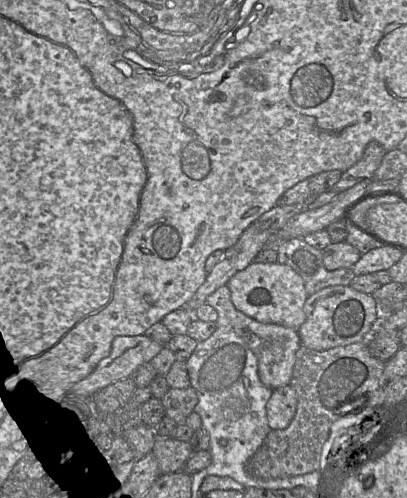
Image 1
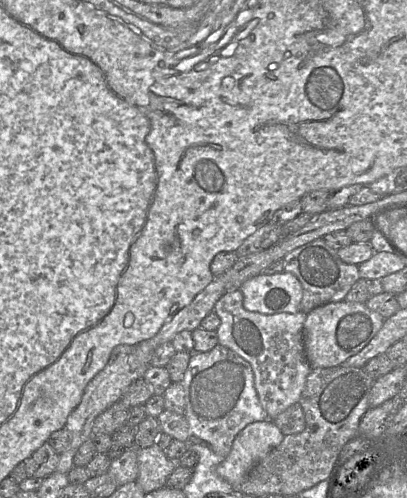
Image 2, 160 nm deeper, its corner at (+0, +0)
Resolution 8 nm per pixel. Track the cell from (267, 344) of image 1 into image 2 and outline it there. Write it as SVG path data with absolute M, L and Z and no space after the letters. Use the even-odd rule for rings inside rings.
M239 288L227 290L216 302L214 311L220 318L220 326L216 330L218 342L250 363L255 388L268 419L274 420L289 406L299 402L311 371L303 342L303 326L307 314L301 311L262 314L246 310Z

